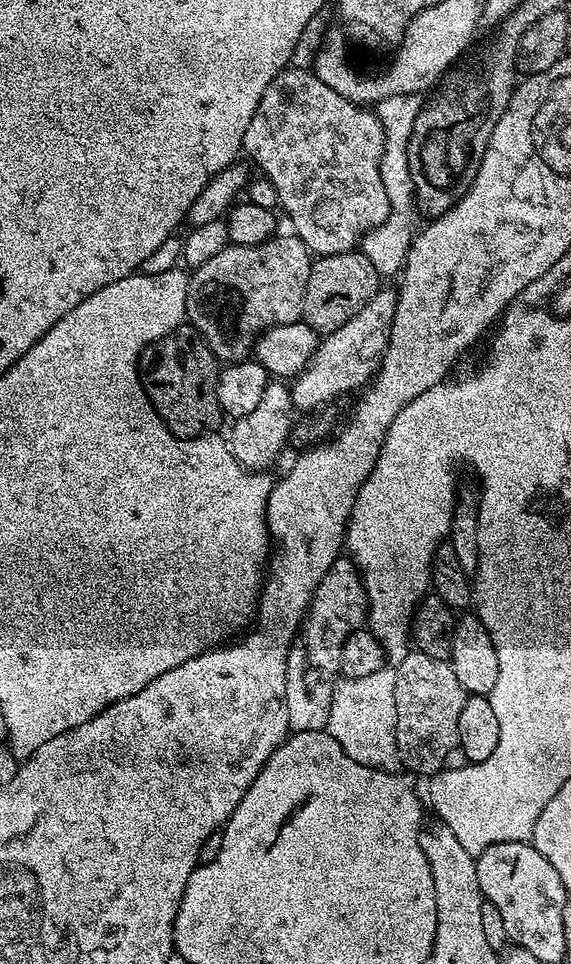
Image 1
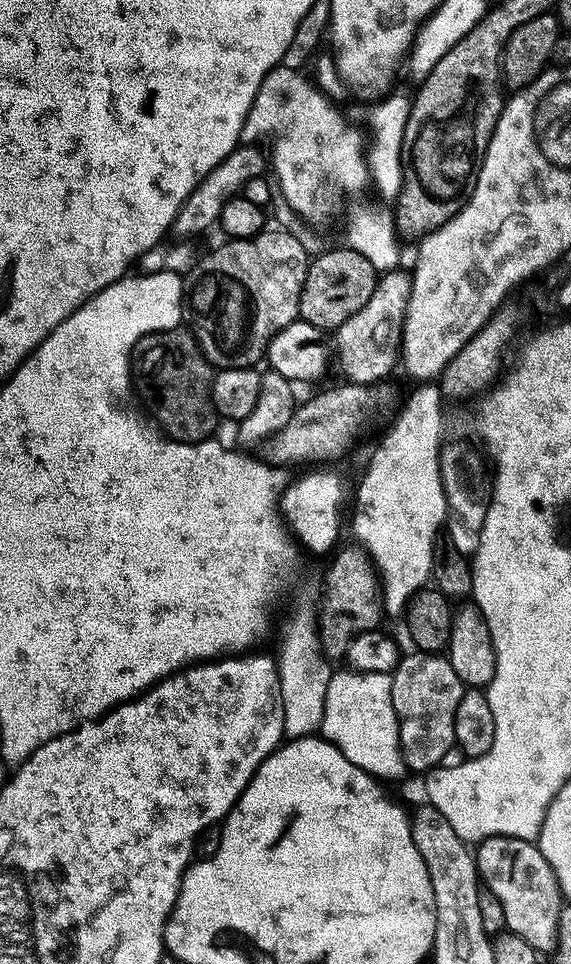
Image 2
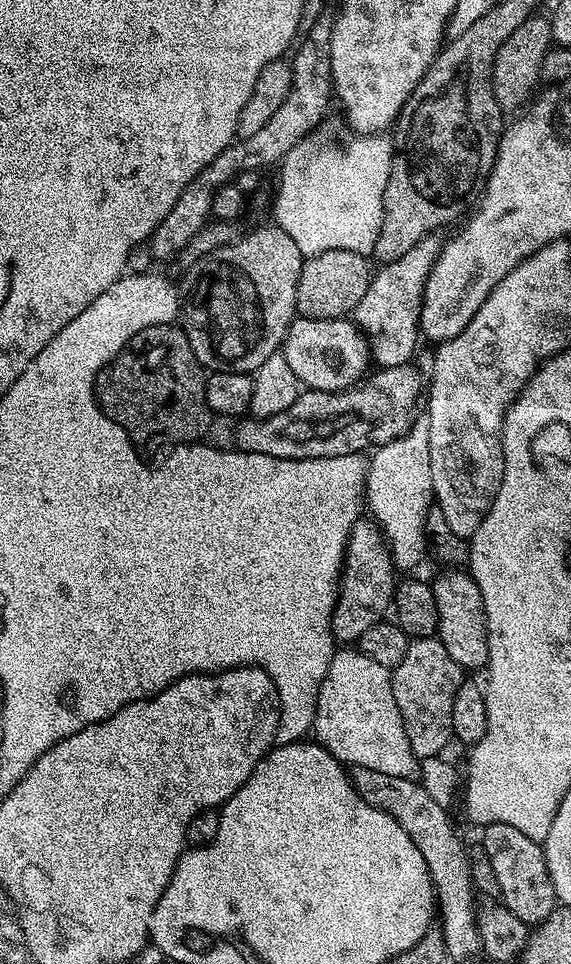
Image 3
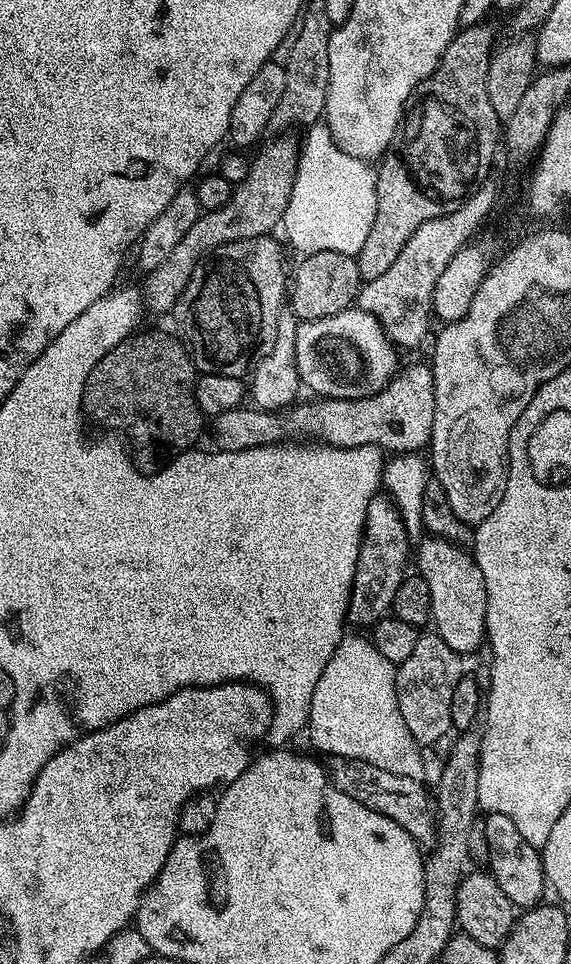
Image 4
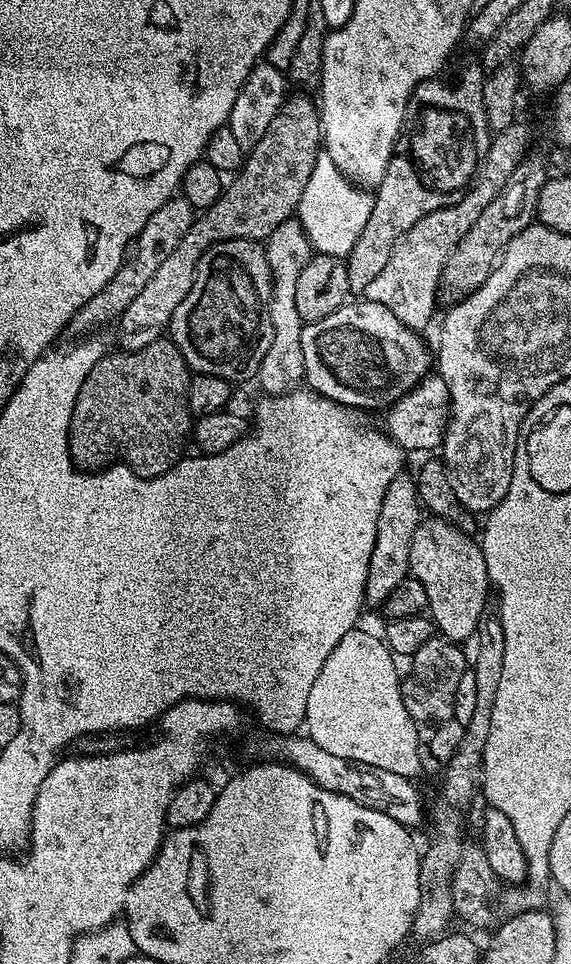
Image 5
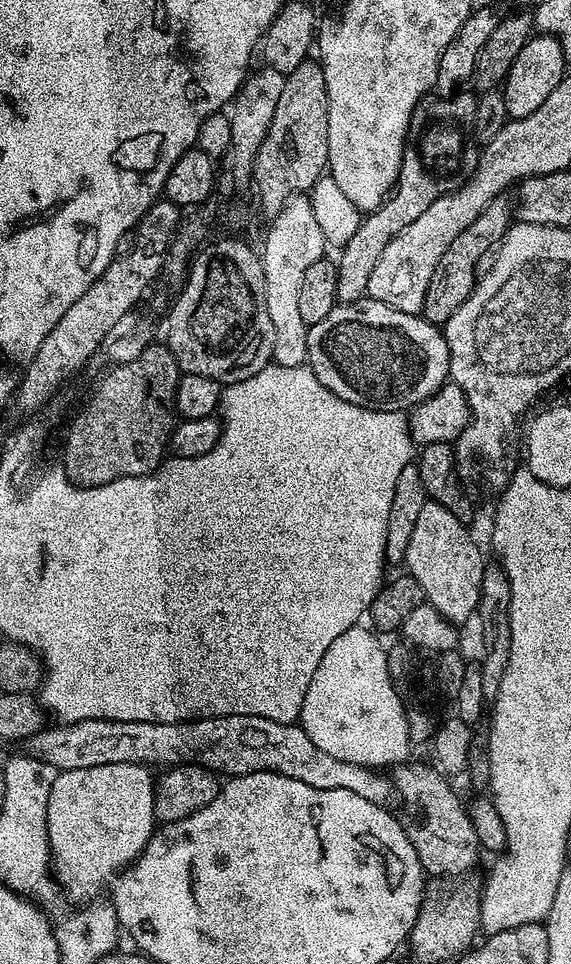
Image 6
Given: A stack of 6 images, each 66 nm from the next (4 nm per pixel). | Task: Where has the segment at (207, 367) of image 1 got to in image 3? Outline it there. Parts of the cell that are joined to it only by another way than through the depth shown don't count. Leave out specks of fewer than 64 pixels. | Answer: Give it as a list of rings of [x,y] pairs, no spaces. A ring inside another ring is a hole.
[[[175,323],[155,324],[130,338],[128,345],[100,371],[94,391],[97,404],[112,417],[115,424],[122,425],[129,436],[139,437],[141,428],[146,435],[156,440],[165,440],[168,446],[180,446],[204,438],[214,421],[214,414],[206,402],[205,379],[206,369],[200,365],[198,358],[194,358],[194,350],[190,350],[190,342],[183,327]]]

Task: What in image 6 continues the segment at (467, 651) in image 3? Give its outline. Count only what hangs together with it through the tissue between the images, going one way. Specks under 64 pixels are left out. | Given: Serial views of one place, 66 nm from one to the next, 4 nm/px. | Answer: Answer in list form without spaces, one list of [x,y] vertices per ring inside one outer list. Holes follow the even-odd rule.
[[[425,499],[414,521],[414,534],[410,534],[410,546],[406,546],[403,562],[407,575],[412,576],[418,586],[422,586],[425,601],[456,626],[477,615],[486,565],[475,538],[468,531],[469,525],[460,522],[444,505]]]

